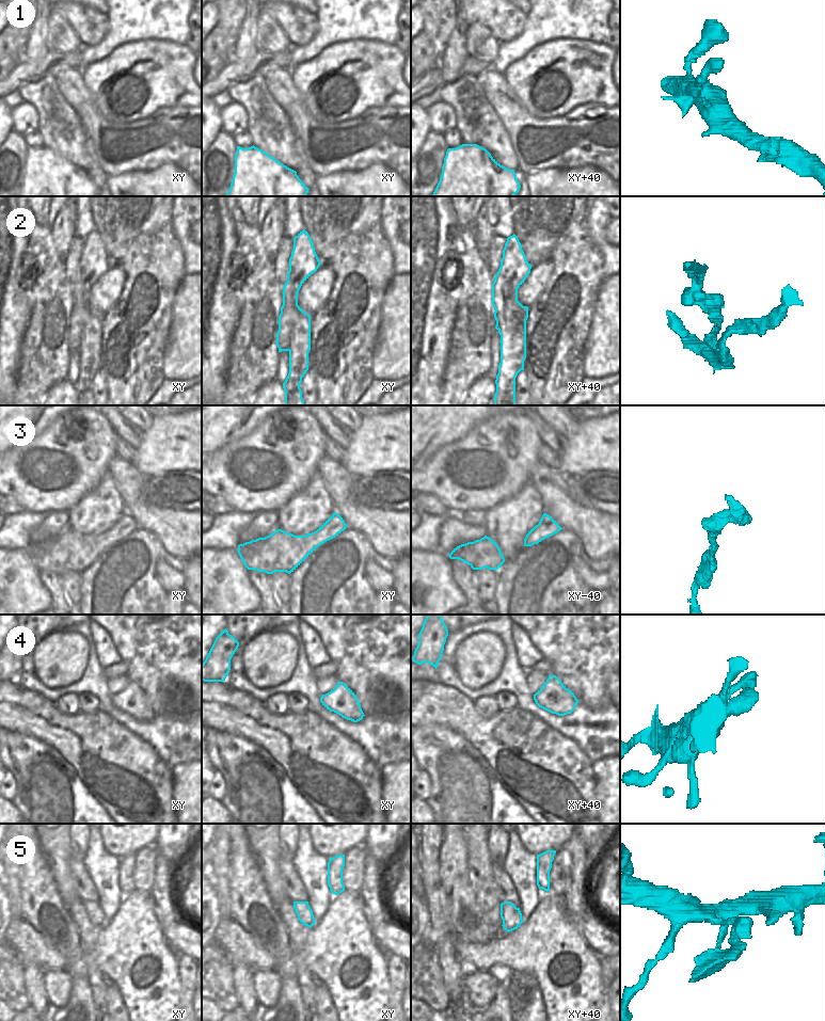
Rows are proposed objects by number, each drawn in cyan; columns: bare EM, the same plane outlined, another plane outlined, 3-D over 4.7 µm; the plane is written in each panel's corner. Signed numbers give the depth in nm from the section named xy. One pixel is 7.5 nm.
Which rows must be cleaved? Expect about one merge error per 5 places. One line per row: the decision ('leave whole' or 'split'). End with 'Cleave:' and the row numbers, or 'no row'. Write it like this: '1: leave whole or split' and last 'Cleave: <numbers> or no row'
1: leave whole
2: split
3: leave whole
4: leave whole
5: leave whole
Cleave: 2

